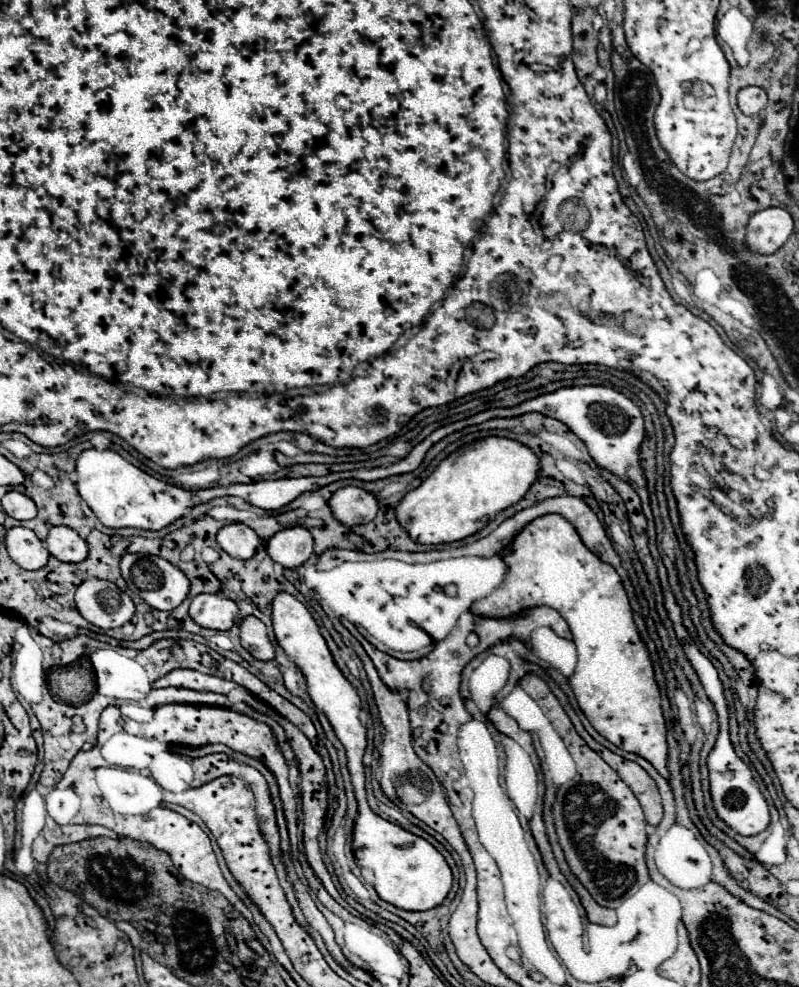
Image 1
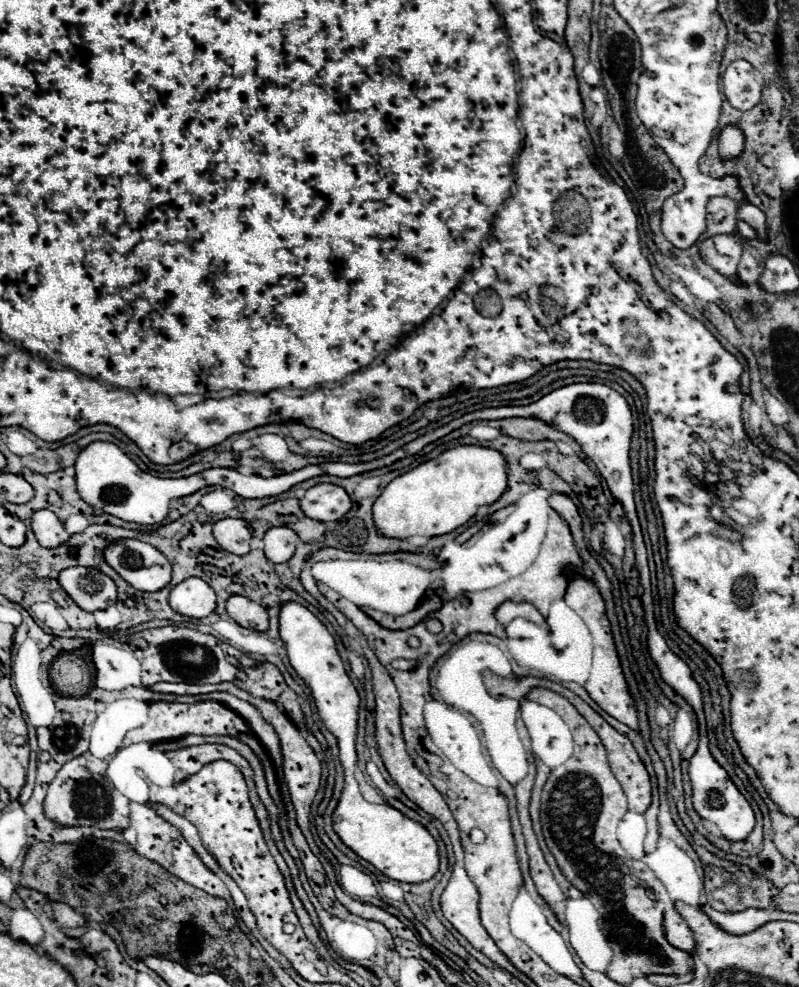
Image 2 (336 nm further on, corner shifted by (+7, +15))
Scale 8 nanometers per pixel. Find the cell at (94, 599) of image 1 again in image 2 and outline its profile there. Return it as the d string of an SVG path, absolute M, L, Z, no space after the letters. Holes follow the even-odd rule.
M66 568L60 572L58 582L66 594L86 612L104 610L116 602L116 584L96 568Z

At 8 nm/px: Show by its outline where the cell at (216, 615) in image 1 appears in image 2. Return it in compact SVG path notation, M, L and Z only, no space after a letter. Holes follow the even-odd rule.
M186 578L172 588L168 604L186 618L206 618L216 608L216 594L202 578Z

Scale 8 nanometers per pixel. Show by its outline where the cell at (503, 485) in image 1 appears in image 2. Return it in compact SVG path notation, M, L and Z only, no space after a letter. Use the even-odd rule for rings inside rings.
M456 446L434 460L394 478L376 498L372 512L380 536L406 540L410 536L442 536L466 524L480 506L496 502L506 490L506 460L484 446Z

